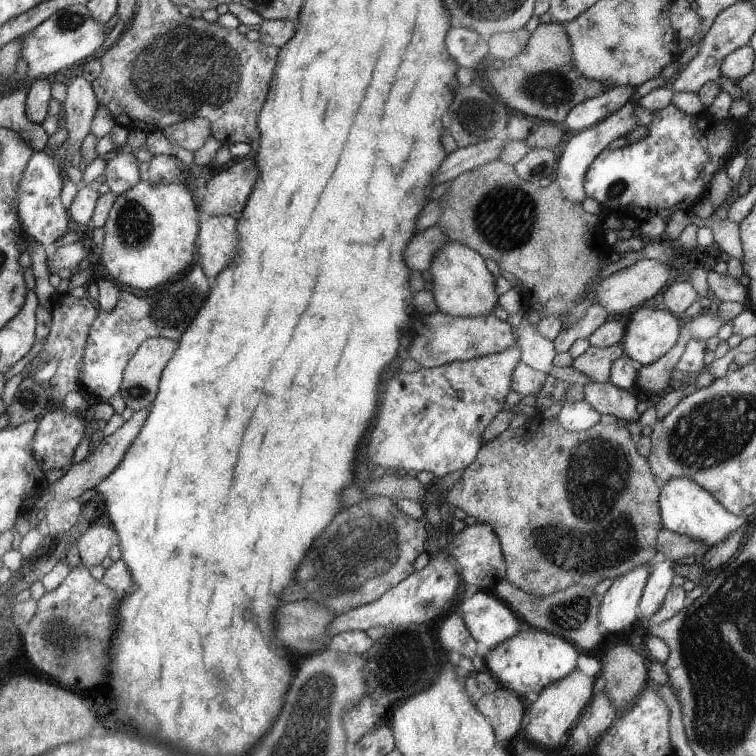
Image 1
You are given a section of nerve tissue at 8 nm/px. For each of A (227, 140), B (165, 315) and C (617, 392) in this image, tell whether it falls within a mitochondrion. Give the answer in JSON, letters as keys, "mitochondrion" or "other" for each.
{"A":"other","B":"mitochondrion","C":"other"}

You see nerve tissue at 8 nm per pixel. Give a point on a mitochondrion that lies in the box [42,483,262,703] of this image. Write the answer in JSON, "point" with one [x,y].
{"point":[57,633]}

